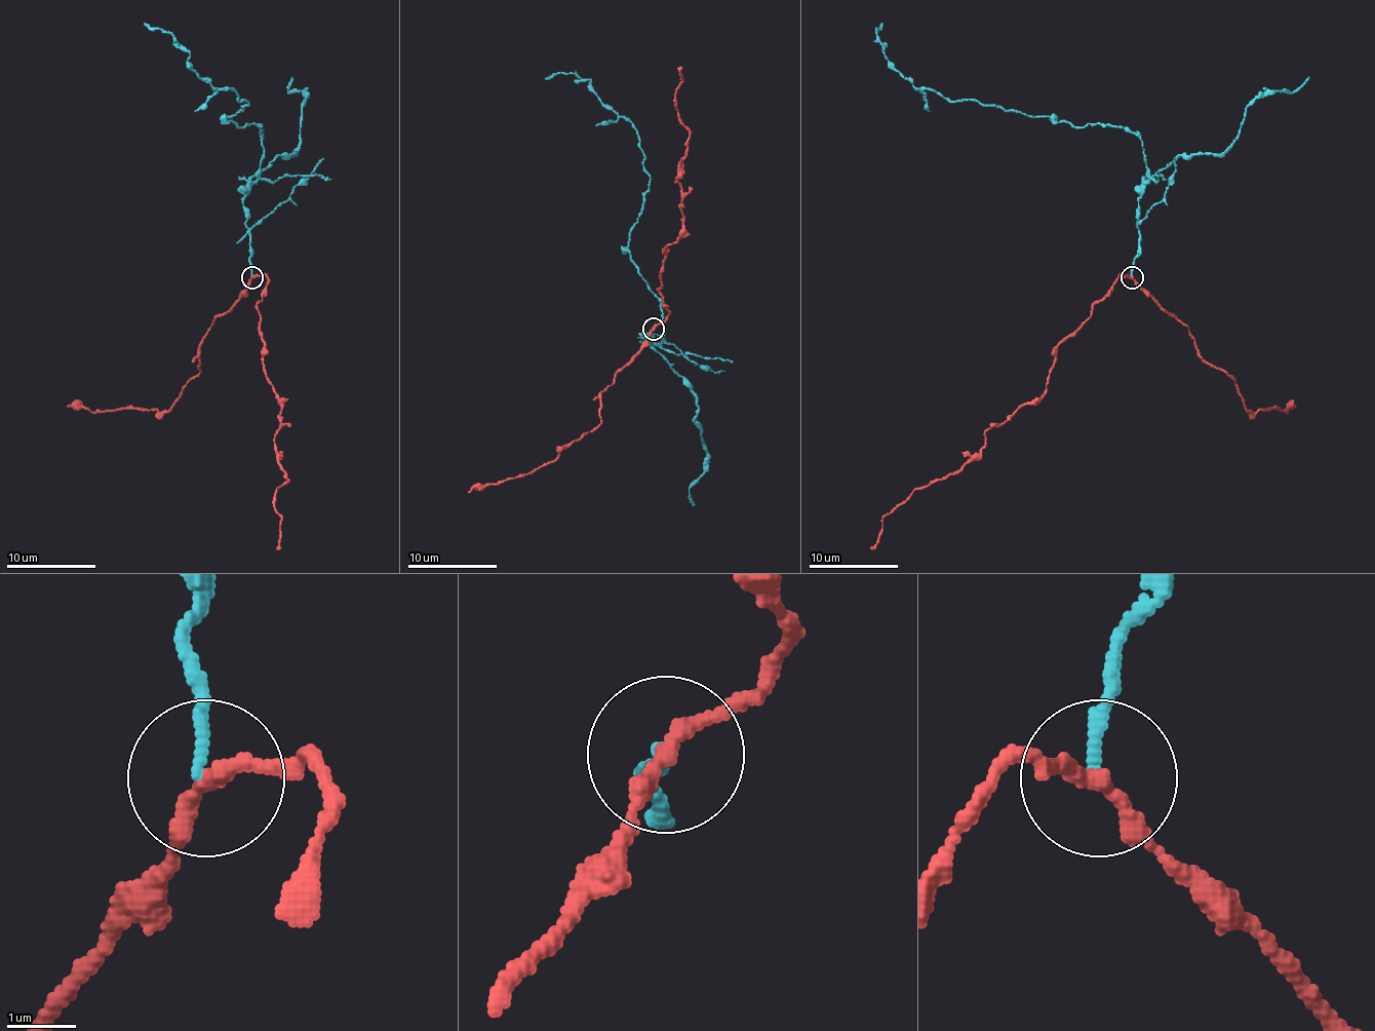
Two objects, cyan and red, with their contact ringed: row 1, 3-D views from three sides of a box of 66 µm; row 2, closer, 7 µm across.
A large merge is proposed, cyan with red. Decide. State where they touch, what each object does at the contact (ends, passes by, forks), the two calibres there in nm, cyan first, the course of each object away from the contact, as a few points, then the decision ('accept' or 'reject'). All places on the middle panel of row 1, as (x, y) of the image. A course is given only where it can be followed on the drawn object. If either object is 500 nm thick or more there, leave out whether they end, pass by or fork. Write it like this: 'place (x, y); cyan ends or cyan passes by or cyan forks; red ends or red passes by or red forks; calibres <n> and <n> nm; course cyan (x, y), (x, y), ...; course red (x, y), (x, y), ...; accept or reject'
place (654, 329); cyan ends; red passes by; calibres 160 and 240 nm; course cyan (653, 328), (643, 335), (657, 346), (662, 301), (628, 247), (651, 179), (635, 127), (590, 80), (546, 78); course red (653, 328), (668, 314), (664, 255), (681, 232), (681, 67); reject

